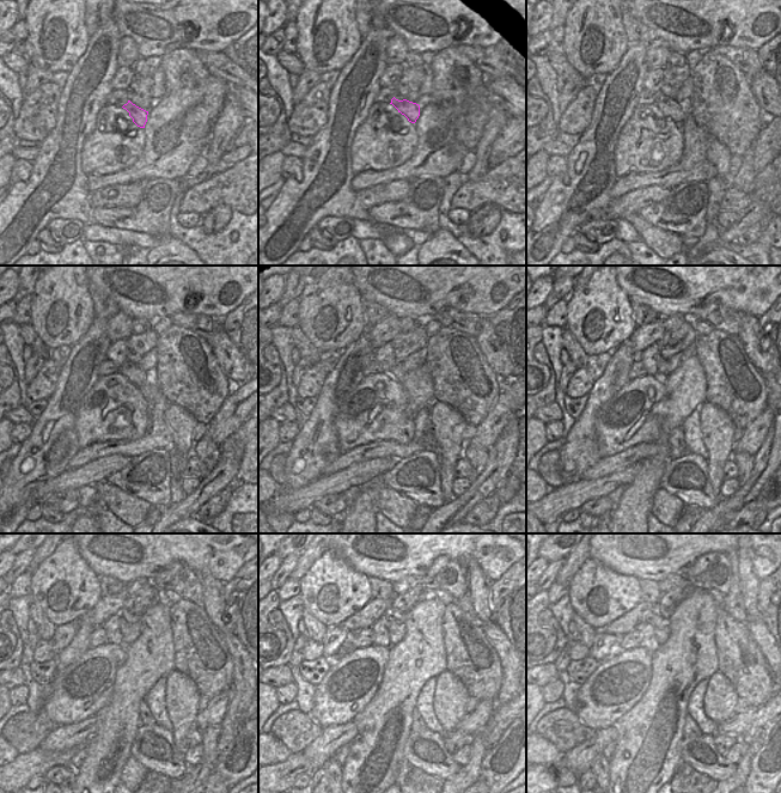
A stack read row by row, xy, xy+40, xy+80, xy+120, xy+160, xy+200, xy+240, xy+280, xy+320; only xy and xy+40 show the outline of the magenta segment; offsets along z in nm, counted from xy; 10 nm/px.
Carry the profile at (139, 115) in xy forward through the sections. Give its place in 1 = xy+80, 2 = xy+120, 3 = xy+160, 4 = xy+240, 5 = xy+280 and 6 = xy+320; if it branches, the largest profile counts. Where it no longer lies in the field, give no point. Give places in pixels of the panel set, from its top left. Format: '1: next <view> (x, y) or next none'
1: next xy+80 (677, 111)
2: next xy+120 (134, 374)
3: next xy+160 (396, 371)
4: next xy+240 (123, 624)
5: next xy+280 (390, 622)
6: next xy+320 (657, 620)

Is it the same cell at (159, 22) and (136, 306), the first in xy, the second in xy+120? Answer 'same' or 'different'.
same

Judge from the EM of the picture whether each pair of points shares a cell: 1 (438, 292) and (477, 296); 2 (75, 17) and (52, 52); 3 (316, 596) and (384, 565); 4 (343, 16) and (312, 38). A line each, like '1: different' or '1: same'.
1: same
2: same
3: different
4: same

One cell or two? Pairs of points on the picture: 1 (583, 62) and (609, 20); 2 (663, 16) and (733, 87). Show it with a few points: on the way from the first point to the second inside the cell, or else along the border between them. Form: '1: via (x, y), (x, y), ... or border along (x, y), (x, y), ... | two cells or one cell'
1: via (590, 52), (595, 40), (602, 31) | one cell
2: border along (703, 49), (712, 50) | two cells

